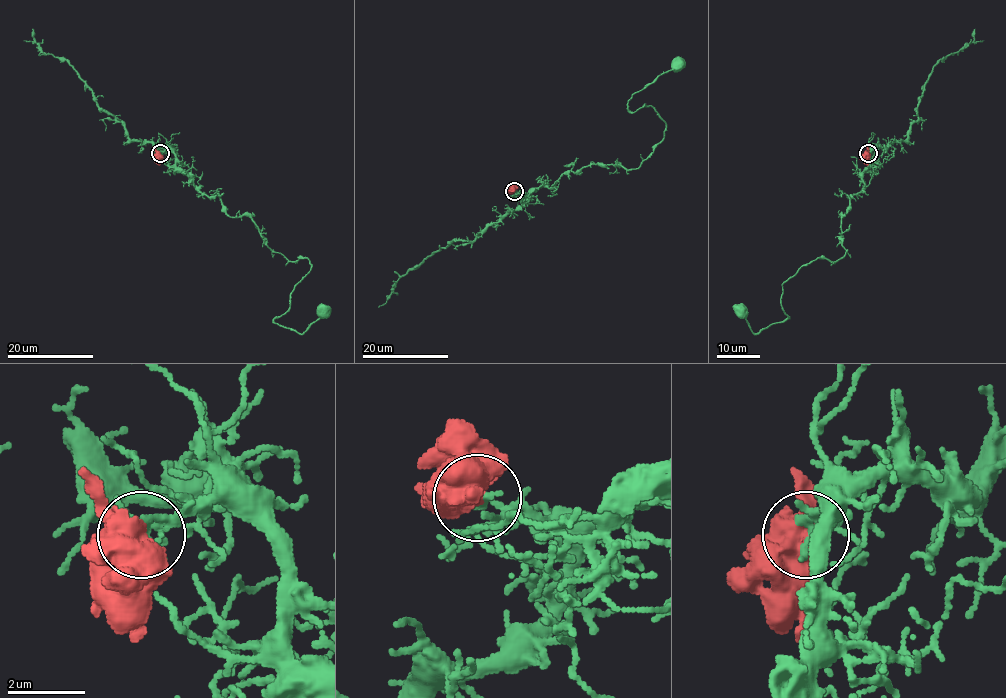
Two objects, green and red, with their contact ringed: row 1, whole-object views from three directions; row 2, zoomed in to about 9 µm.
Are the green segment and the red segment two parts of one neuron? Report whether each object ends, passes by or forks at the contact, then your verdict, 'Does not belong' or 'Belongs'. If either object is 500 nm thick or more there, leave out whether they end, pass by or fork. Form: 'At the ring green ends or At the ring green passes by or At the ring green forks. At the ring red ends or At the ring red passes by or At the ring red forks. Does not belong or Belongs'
Does not belong

